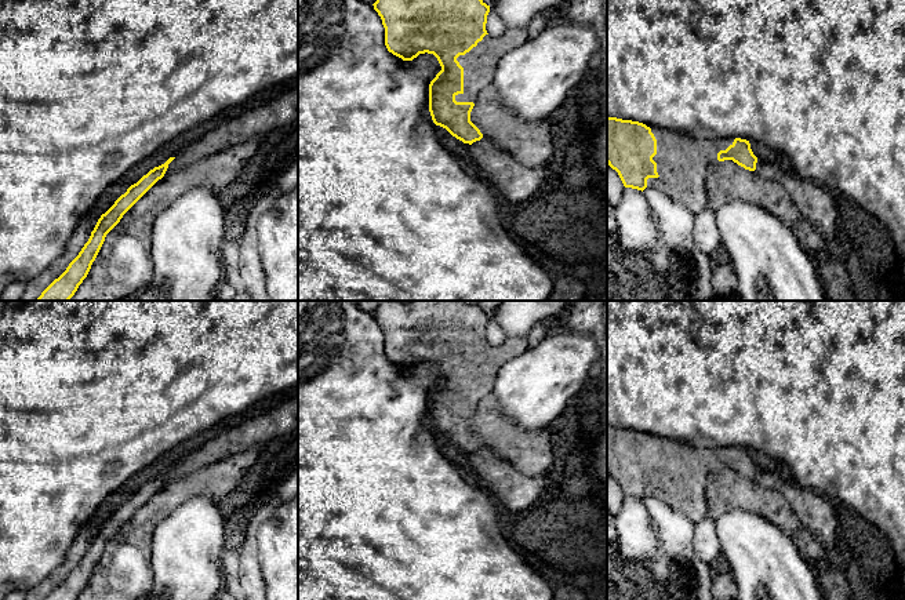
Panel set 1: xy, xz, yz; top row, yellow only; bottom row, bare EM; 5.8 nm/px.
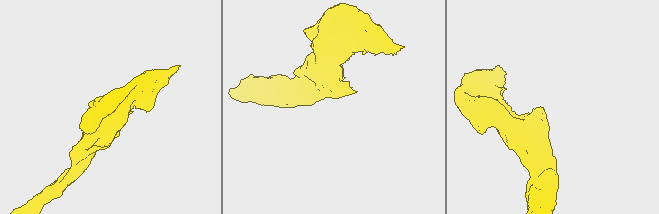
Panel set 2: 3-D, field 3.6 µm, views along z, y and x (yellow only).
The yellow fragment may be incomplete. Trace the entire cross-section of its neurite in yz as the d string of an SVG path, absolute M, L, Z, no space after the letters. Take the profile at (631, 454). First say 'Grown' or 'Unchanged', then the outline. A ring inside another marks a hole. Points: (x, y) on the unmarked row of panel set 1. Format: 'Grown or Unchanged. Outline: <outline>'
Grown. Outline: M607 426L607 473L618 481L624 495L642 501L647 495L657 497L694 524L708 516L708 476L724 469L733 469L749 480L755 480L757 472L746 448L699 448L668 437Z

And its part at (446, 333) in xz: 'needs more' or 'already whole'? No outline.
needs more

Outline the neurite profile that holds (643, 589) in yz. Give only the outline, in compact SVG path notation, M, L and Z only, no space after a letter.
M607 543L607 600L668 600L668 593L646 566L625 559L615 543Z

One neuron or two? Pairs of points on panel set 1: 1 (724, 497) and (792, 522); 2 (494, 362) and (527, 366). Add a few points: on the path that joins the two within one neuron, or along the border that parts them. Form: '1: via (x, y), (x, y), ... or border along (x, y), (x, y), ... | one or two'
1: via (741, 497), (756, 498), (776, 509) | one
2: border along (527, 348), (501, 367), (491, 392) | two

